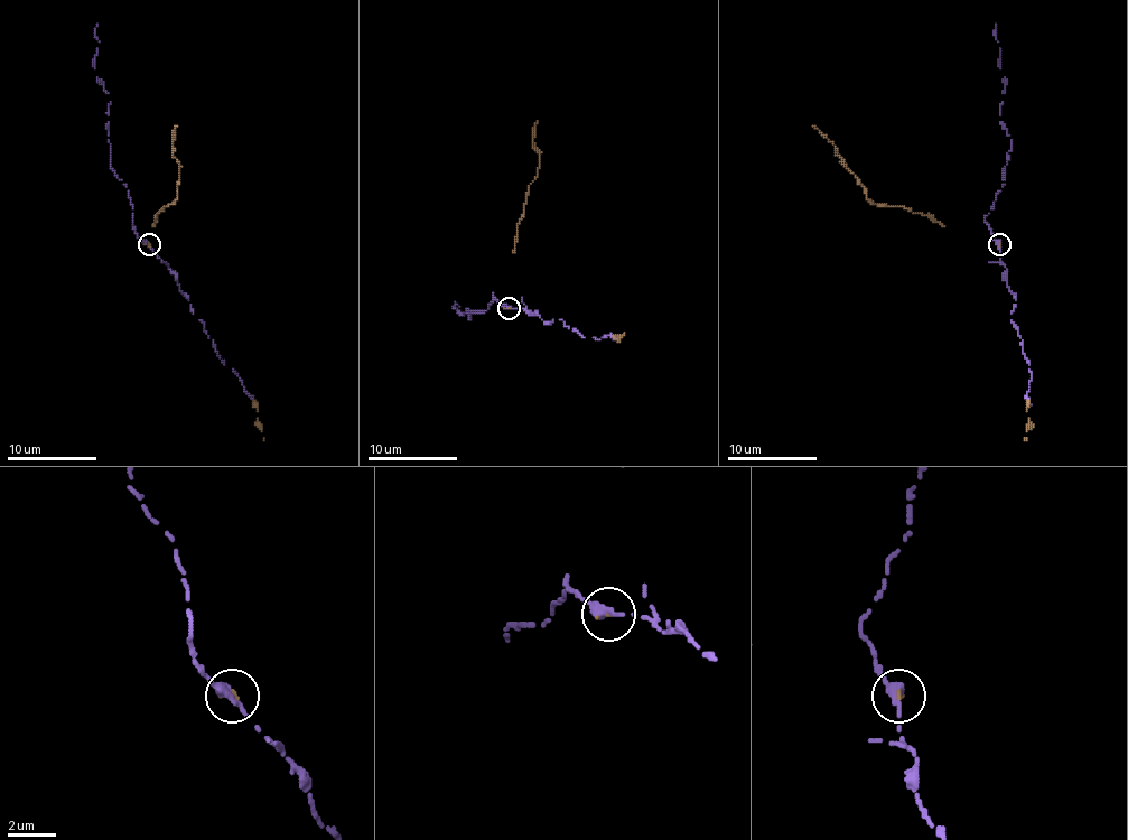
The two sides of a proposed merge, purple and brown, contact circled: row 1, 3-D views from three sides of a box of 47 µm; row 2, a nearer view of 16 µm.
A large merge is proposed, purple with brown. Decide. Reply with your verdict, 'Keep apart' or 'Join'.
Join

